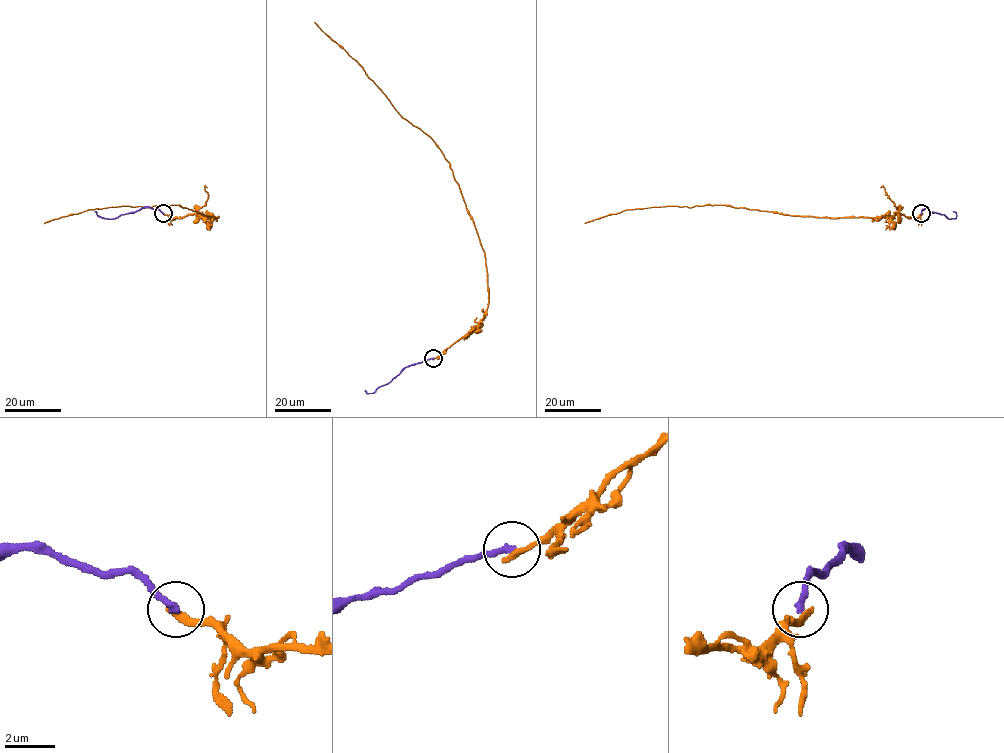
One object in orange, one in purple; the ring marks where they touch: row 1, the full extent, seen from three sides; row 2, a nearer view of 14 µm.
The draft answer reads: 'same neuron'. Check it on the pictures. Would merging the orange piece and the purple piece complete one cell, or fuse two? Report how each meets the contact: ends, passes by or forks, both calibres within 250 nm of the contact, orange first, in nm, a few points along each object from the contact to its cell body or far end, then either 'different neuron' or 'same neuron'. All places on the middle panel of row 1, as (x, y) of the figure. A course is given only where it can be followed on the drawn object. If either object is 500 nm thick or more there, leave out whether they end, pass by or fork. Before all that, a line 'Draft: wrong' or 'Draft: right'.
Draft: wrong
orange ends there; purple ends there; 320 nm thick on the orange side, 260 nm on the other; orange runs (433, 358), (473, 329), (488, 306), (485, 253), (474, 223), (436, 143), (398, 112), (314, 22); purple runs (433, 358), (404, 368), (375, 391), (367, 393), (365, 389); different neuron

